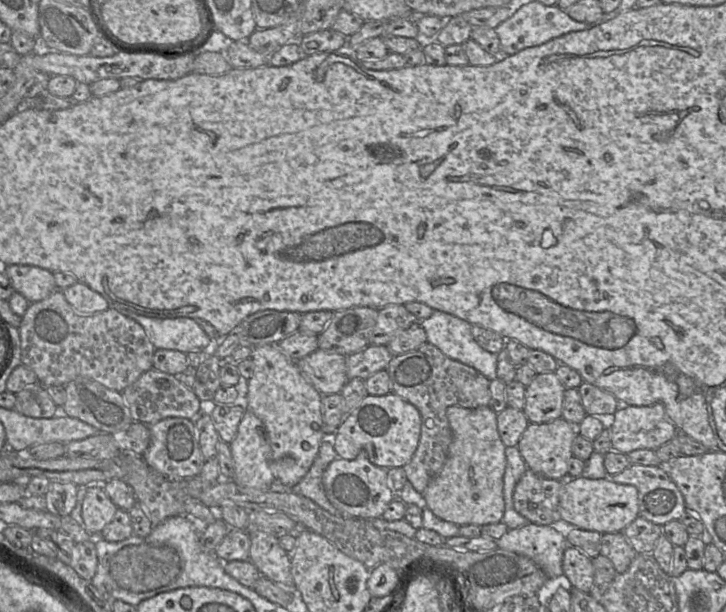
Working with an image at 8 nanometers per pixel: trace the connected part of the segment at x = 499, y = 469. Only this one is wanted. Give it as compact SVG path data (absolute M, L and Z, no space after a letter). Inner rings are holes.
M449 406L447 417L452 442L441 471L423 492L423 504L438 518L457 526L486 525L502 521L506 468L505 448L497 428L497 413L489 406L474 409Z

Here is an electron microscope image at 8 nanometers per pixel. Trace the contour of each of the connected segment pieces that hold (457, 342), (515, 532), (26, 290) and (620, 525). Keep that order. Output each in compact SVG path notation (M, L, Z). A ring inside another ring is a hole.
M434 310L429 318L419 321L425 330L427 342L439 348L447 357L473 367L489 381L497 378L498 354L484 350L474 339L471 324L446 312Z
M528 523L522 527L508 529L496 542L498 548L516 552L533 560L548 578L556 578L563 574L562 560L568 544L565 529L561 529L558 524Z
M7 265L6 275L14 290L29 303L43 300L58 289L53 273L37 266Z
M609 477L568 478L563 481L559 492L559 511L567 526L601 534L621 532L639 516L638 490L630 484L616 483Z

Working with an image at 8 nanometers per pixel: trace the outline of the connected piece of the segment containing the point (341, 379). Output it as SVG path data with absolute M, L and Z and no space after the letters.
M318 349L296 361L305 377L322 395L340 393L348 382L346 356Z

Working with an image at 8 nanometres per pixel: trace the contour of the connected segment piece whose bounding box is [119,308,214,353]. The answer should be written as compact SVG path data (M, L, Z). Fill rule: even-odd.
M128 309L119 310L124 316L139 323L156 349L208 351L212 340L194 318L154 317L135 313Z

